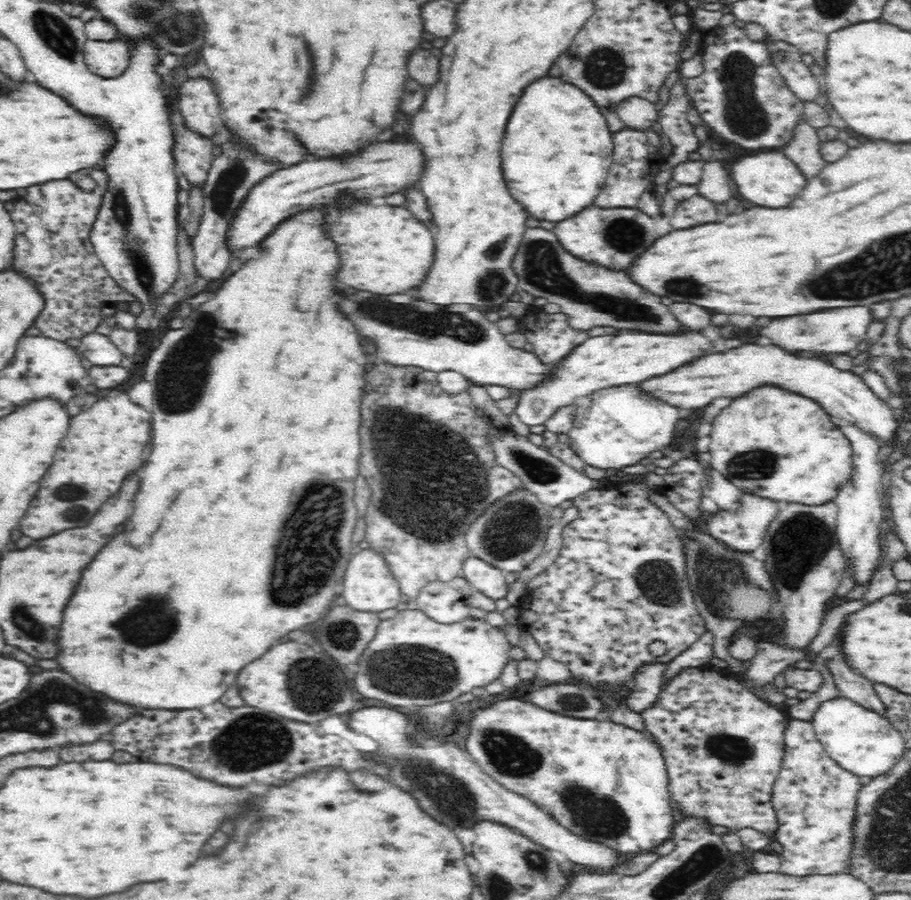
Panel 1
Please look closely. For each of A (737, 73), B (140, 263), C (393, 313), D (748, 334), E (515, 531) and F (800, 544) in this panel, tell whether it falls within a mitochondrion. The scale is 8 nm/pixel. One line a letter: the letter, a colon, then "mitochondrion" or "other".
A: mitochondrion
B: mitochondrion
C: mitochondrion
D: other
E: mitochondrion
F: mitochondrion

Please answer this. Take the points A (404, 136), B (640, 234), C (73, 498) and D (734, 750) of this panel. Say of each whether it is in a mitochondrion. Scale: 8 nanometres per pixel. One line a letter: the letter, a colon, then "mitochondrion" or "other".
A: other
B: mitochondrion
C: mitochondrion
D: mitochondrion

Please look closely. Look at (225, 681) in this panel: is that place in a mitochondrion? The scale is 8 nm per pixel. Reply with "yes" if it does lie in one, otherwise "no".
no

